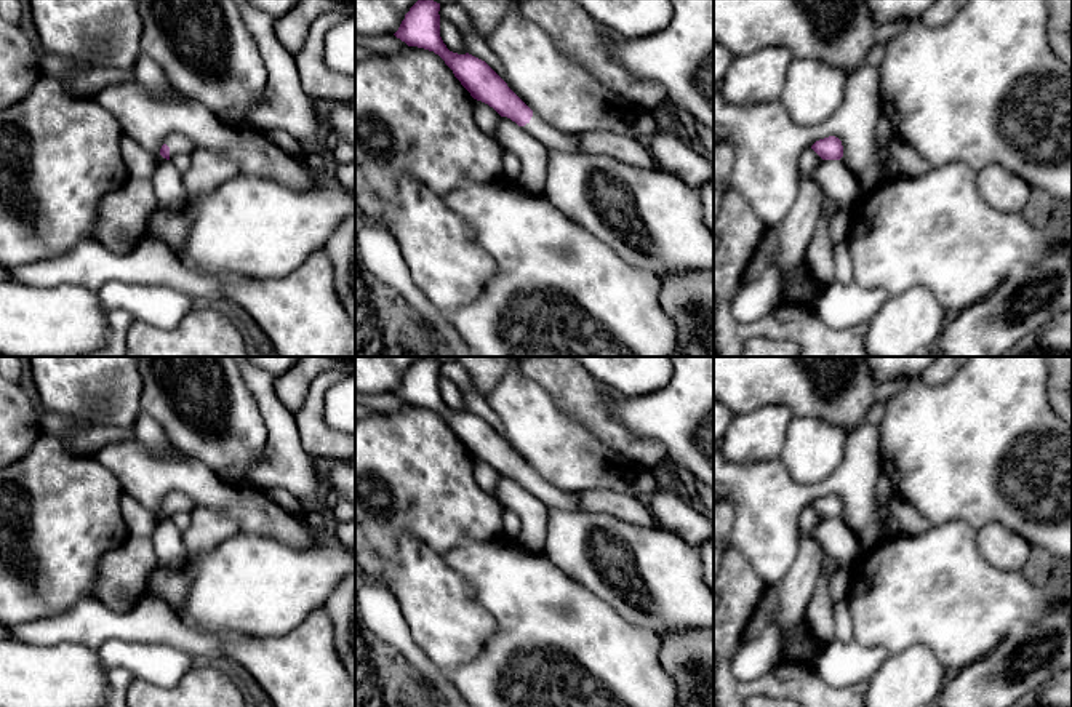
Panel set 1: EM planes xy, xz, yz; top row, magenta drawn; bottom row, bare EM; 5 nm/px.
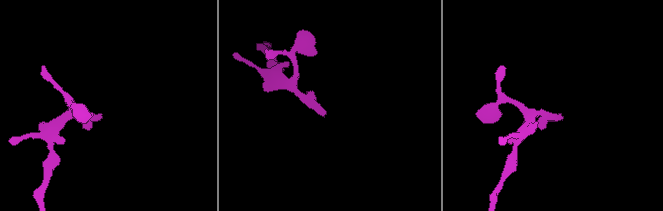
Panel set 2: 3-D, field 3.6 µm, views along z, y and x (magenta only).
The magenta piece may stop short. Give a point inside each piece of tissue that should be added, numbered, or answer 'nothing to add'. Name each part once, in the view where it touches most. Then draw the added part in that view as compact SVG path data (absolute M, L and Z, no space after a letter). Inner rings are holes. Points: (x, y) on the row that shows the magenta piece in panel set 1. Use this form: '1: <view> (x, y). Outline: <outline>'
1: xy (178, 144). Outline: M170 134L163 144L170 147L170 158L176 154L192 154L197 149L195 144L182 134Z

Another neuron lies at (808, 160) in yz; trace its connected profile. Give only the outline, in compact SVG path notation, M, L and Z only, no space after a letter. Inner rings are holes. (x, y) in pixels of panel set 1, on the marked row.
M806 149L798 157L798 171L802 176L808 176L813 170L819 168L822 160L813 149Z

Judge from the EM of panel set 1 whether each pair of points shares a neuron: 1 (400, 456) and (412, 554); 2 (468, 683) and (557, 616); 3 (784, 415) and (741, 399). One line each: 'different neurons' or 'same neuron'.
1: different neurons
2: same neuron
3: different neurons

